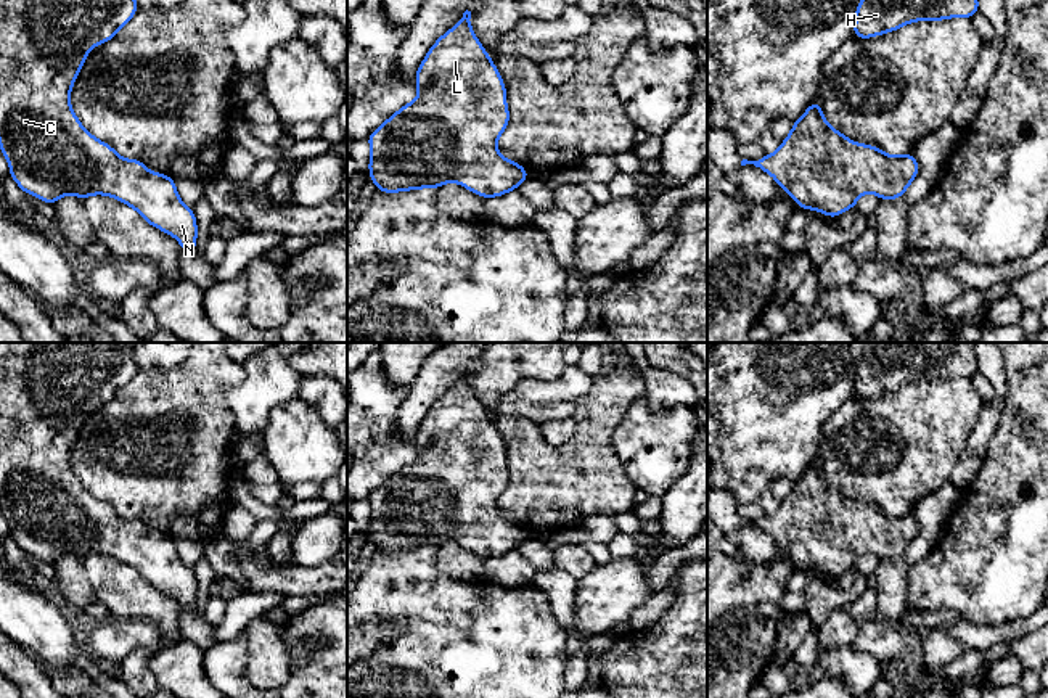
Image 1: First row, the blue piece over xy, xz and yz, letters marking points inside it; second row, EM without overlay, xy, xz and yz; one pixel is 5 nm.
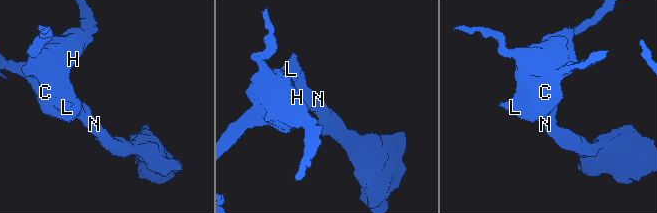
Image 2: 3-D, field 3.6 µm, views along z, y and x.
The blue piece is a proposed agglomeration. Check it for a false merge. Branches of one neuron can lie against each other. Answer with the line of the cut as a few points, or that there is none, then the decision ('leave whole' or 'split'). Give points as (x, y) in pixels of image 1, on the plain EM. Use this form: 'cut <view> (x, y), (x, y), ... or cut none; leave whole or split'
cut none; leave whole

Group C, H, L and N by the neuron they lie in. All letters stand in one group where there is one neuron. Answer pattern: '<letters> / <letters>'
C H L N

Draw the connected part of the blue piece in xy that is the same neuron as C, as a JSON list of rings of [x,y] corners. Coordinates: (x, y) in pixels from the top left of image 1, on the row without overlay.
[[[0,343],[0,513],[27,555],[50,565],[66,555],[116,558],[191,614],[196,577],[182,563],[175,539],[124,519],[87,492],[71,470],[71,449],[90,409],[111,400],[137,372],[130,343]]]

